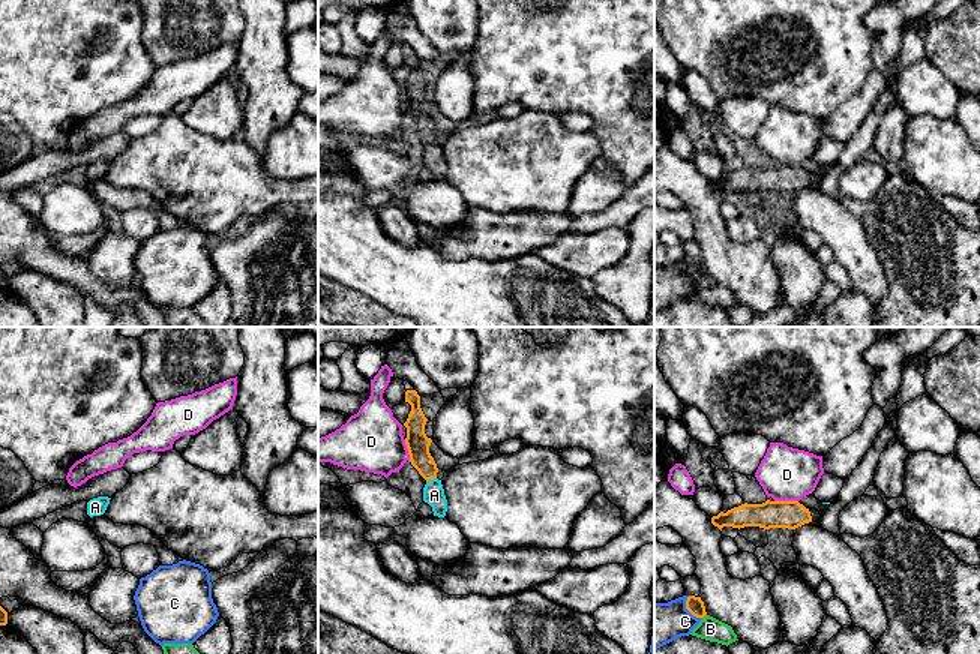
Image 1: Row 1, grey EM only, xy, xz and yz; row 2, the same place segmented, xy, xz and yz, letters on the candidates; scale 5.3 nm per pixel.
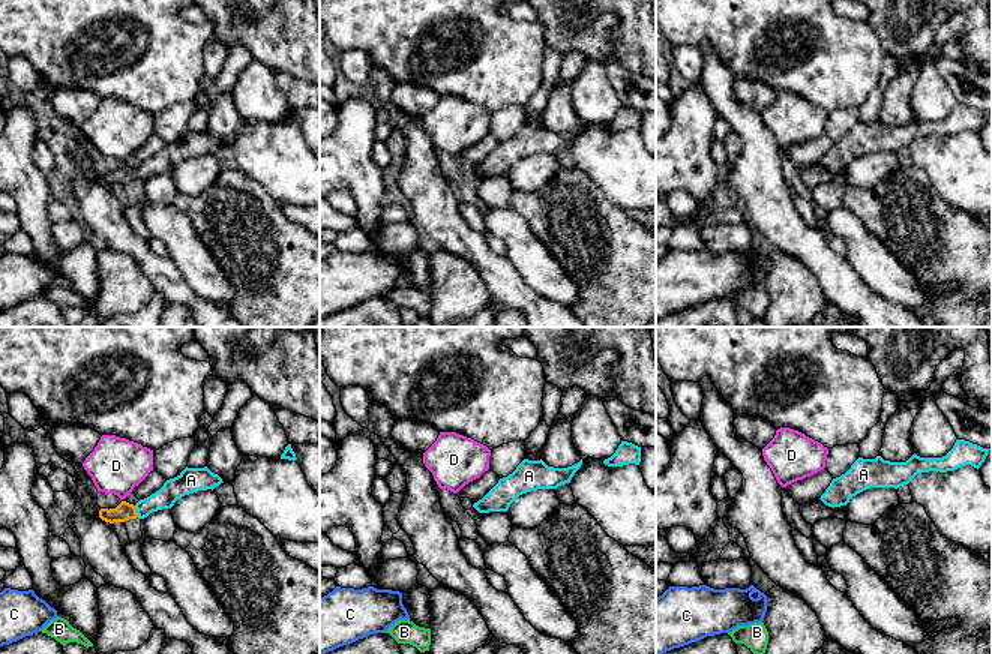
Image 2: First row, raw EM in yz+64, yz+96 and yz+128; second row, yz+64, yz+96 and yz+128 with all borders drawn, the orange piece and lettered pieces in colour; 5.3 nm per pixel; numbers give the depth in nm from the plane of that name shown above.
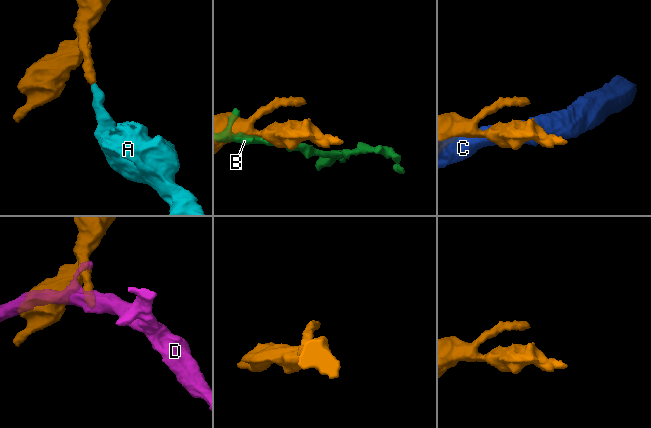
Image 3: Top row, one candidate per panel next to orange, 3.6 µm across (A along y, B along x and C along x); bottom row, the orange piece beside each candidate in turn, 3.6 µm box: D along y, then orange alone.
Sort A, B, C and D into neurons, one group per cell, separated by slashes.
A / B / C / D

